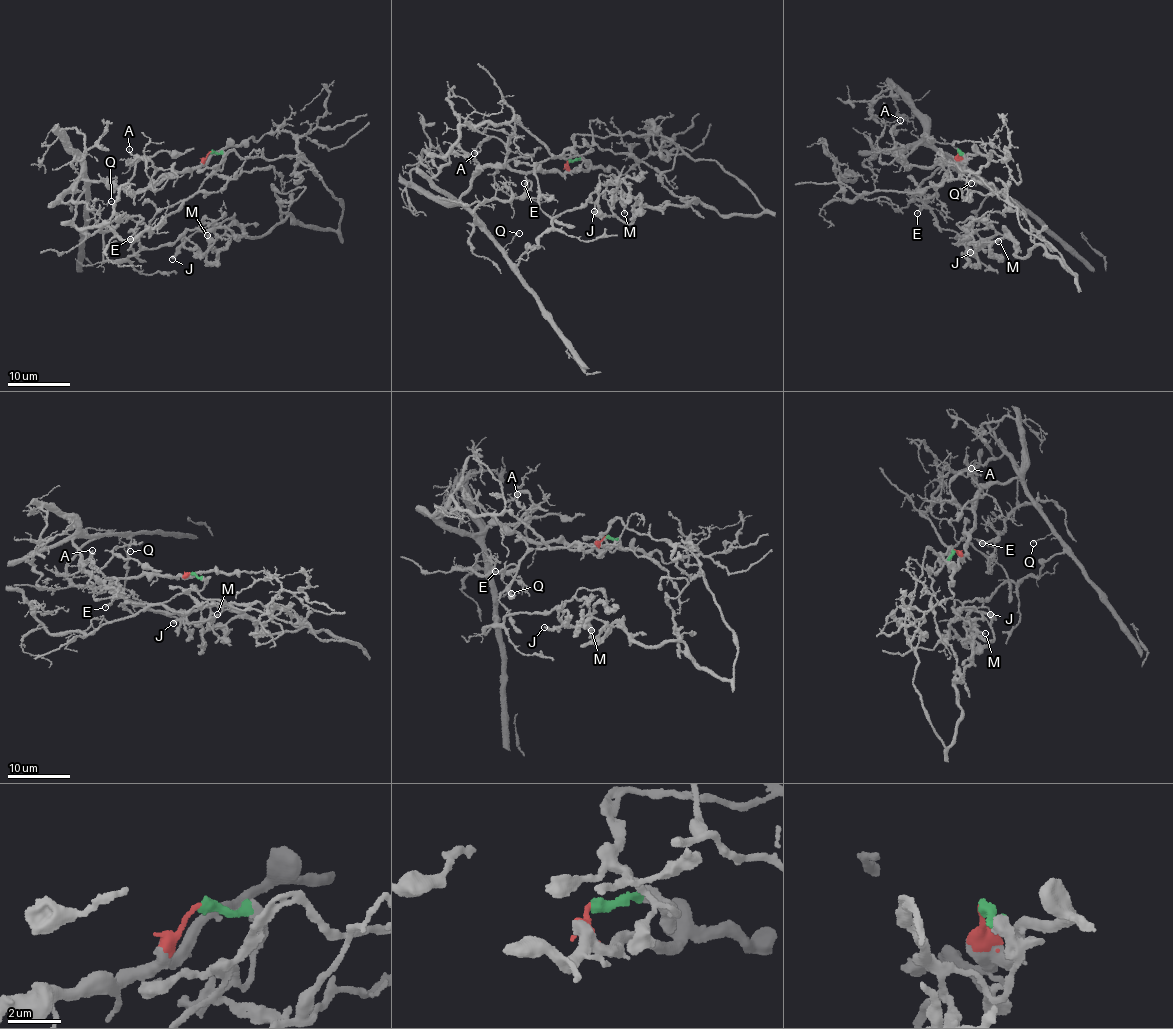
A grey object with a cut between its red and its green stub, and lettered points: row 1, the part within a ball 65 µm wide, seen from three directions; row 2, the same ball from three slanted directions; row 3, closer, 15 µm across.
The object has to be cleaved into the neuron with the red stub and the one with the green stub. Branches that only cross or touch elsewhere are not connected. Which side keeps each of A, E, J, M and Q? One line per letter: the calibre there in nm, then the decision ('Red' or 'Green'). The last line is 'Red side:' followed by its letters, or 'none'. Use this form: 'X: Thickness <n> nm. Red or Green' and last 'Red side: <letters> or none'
A: Thickness 150 nm. Red
E: Thickness 130 nm. Red
J: Thickness 300 nm. Green
M: Thickness 170 nm. Green
Q: Thickness 70 nm. Red
Red side: A, E, Q

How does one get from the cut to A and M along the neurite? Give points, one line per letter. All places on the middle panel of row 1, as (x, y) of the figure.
A: (568, 160), (562, 173), (513, 171), (505, 163), (507, 152), (504, 144), (495, 137), (487, 139), (474, 153)
M: (568, 160), (589, 163), (575, 134), (655, 134), (713, 161), (763, 209), (721, 216), (626, 195), (624, 214)

